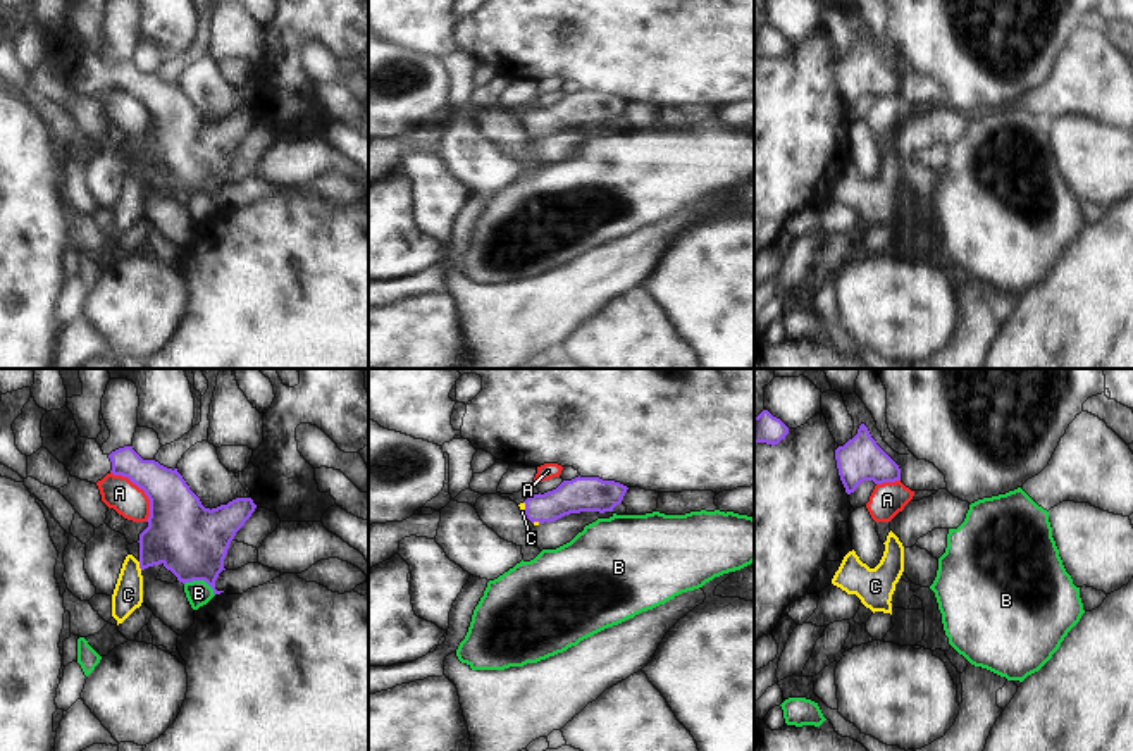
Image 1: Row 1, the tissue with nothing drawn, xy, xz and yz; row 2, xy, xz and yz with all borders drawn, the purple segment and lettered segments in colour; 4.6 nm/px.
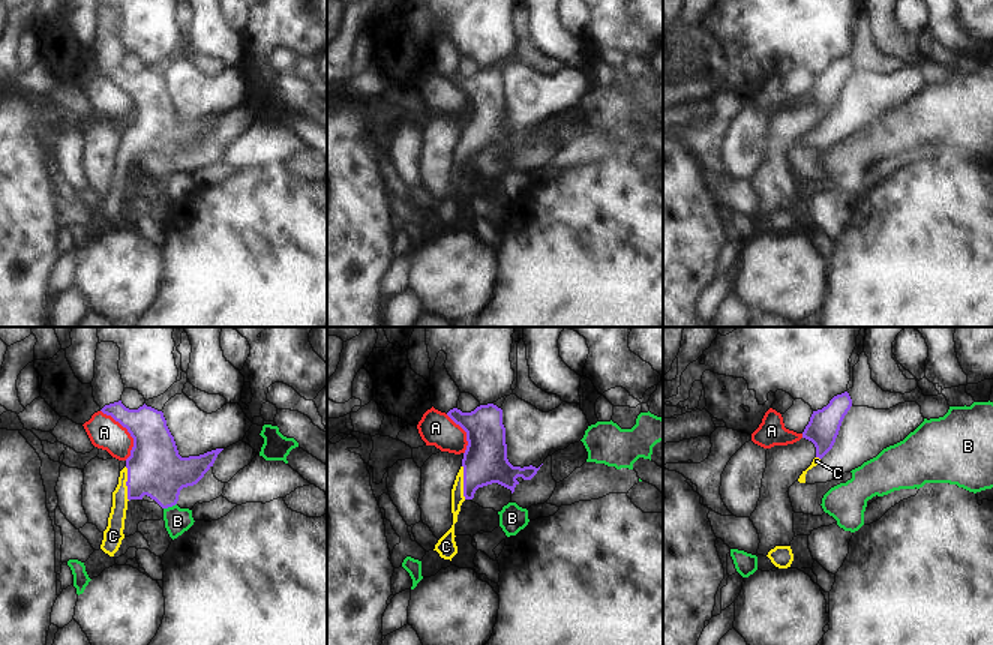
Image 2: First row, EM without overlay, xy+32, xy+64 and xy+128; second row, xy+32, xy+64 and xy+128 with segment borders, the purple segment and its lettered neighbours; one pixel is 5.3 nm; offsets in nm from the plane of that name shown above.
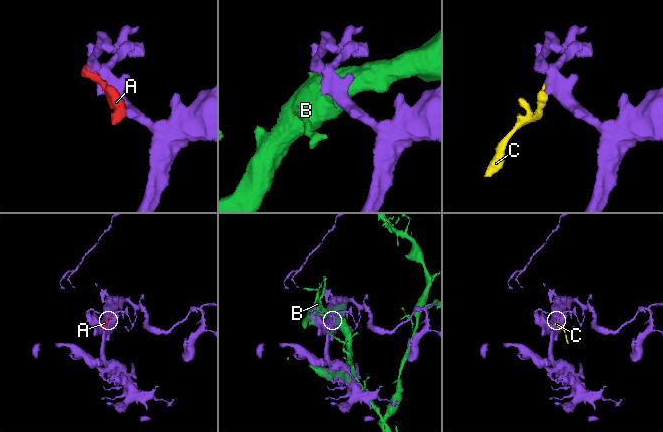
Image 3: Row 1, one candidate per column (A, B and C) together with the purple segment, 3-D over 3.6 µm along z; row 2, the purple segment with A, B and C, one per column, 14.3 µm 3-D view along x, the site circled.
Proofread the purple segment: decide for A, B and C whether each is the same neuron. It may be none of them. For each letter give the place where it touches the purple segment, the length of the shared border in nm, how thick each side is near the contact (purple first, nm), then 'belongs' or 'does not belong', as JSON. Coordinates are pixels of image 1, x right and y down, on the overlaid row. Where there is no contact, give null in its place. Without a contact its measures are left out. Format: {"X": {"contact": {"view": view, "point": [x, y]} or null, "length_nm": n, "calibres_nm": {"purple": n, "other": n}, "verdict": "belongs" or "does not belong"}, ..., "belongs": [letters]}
{"A": {"contact": {"view": "xy", "point": [142, 488]}, "length_nm": 300, "calibres_nm": {"purple": 300, "other": 160}, "verdict": "does not belong"}, "B": {"contact": {"view": "xy", "point": [202, 579]}, "length_nm": 160, "calibres_nm": {"purple": 340, "other": 120}, "verdict": "does not belong"}, "C": {"contact": {"view": "xy", "point": [140, 565]}, "length_nm": 40, "calibres_nm": {"purple": 320, "other": 140}, "verdict": "belongs"}, "belongs": ["C"]}

